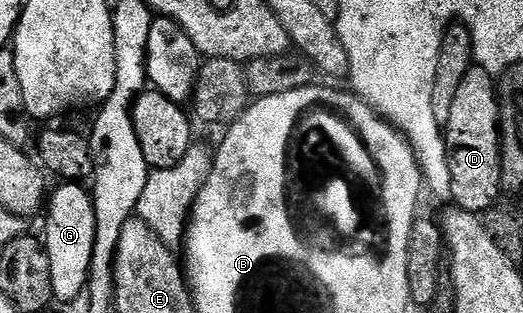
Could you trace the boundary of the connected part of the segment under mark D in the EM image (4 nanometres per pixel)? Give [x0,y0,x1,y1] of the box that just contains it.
[445,66,503,214]

